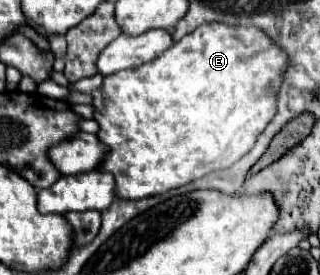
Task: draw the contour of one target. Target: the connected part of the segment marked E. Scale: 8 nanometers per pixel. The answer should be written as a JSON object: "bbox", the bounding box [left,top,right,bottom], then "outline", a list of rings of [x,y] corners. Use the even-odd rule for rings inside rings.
{"bbox":[92,24,284,200],"outline":[[[204,24],[196,28],[192,34],[184,36],[180,42],[172,44],[168,50],[164,50],[160,56],[156,56],[152,62],[146,62],[144,66],[136,70],[122,70],[112,76],[106,76],[102,86],[92,90],[92,106],[94,106],[94,120],[98,122],[98,140],[108,148],[106,158],[100,162],[98,170],[110,172],[116,180],[116,196],[120,200],[142,200],[156,194],[164,194],[172,188],[180,188],[184,184],[190,184],[192,180],[198,180],[210,172],[224,170],[232,166],[236,160],[240,160],[256,142],[258,134],[264,130],[264,126],[272,120],[272,114],[276,112],[276,86],[280,86],[280,70],[284,70],[284,54],[276,50],[276,44],[266,36],[260,34],[256,28],[236,28],[236,26],[220,26],[220,24]]]}

